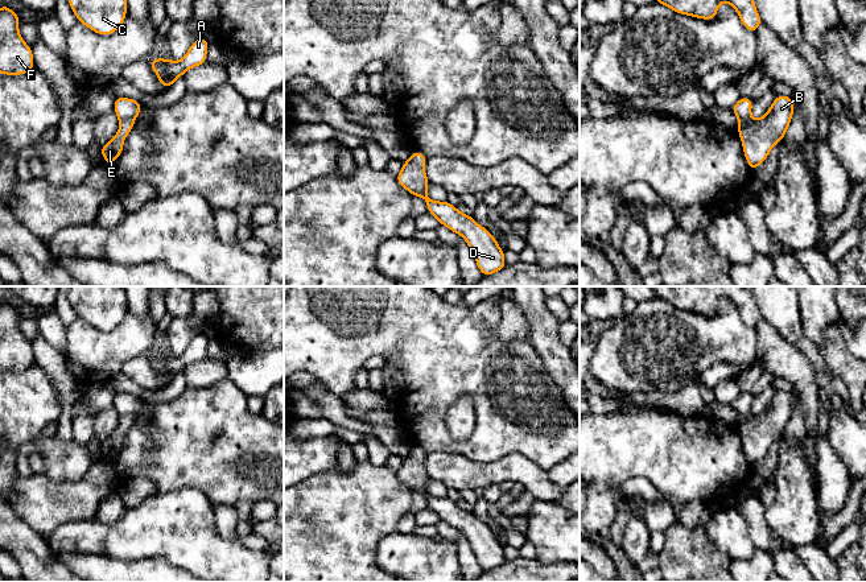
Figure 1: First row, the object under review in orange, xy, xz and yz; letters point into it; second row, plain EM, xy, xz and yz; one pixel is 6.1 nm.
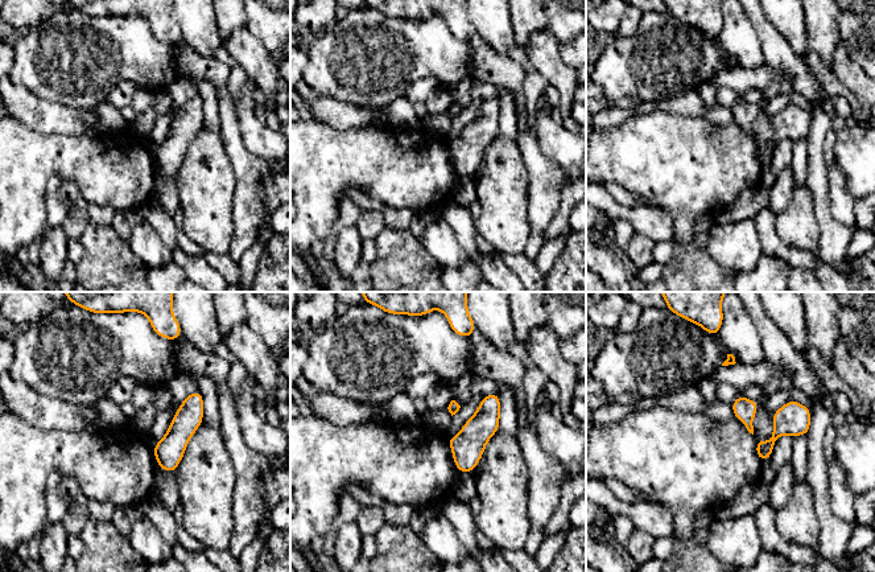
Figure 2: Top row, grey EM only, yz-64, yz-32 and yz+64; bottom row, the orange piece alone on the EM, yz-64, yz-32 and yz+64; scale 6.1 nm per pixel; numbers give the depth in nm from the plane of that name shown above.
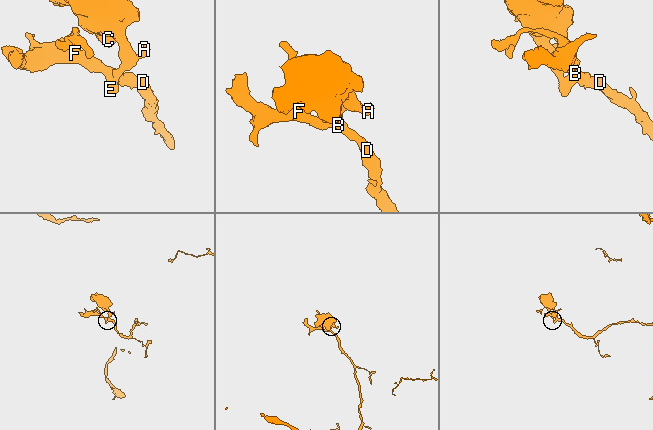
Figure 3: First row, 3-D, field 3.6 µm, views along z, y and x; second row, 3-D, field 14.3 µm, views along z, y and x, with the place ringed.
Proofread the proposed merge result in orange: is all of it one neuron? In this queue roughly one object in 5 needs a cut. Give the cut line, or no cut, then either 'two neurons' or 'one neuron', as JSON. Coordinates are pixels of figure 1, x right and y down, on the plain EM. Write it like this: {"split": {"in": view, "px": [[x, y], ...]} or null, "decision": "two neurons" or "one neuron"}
{"split": null, "decision": "one neuron"}

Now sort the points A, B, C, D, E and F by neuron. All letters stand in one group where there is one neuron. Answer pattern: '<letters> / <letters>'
A B C D E F

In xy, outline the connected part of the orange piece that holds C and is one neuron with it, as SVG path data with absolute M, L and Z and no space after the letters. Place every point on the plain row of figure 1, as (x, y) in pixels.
M69 286L69 301L78 318L94 329L115 329L127 311L127 286Z

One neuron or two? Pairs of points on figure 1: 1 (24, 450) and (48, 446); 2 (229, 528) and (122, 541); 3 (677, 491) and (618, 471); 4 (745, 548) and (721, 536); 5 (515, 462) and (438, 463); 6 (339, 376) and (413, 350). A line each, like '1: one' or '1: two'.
1: two
2: two
3: one
4: one
5: one
6: one

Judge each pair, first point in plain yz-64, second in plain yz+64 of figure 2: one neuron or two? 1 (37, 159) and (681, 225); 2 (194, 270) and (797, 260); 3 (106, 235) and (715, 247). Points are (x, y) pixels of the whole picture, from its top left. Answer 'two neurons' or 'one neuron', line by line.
1: one neuron
2: two neurons
3: two neurons

